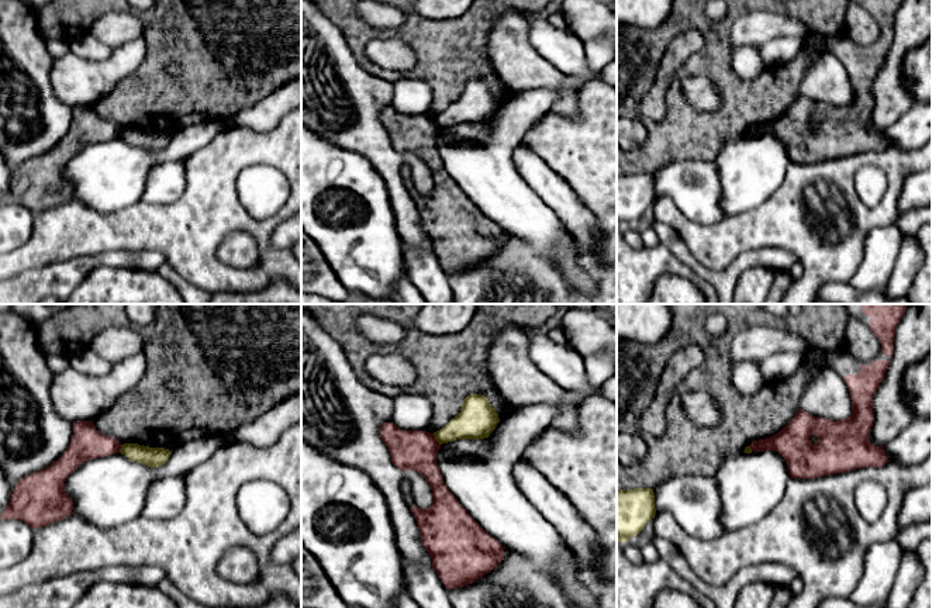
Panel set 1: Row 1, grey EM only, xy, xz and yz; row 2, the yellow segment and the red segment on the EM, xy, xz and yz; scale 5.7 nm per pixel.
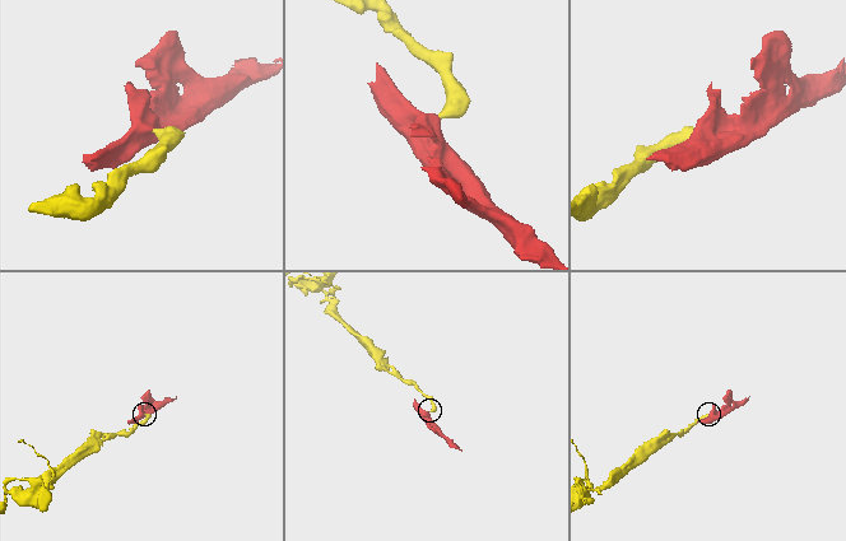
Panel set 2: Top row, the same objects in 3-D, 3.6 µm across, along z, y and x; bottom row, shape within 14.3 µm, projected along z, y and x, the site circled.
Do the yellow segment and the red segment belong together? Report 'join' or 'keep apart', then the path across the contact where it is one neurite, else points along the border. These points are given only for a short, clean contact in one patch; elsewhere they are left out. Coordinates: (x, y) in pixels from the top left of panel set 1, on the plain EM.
keep apart | along xz (432, 118), (439, 130)

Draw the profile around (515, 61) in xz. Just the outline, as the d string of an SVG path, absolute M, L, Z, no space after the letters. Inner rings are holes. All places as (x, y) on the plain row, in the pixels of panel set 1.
M512 10L494 21L487 52L497 75L511 91L559 90L565 84L566 75L536 52L529 42L527 18Z

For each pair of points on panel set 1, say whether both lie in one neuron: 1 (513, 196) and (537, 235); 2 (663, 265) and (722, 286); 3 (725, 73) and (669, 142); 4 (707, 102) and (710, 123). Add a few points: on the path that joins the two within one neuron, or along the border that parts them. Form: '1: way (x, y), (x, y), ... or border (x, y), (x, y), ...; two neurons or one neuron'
1: way (515, 206), (535, 225); one neuron
2: border (679, 261), (691, 268), (715, 289); two neurons
3: way (727, 96), (727, 107), (698, 135), (691, 135); one neuron
4: border (708, 79), (720, 93), (720, 104), (703, 113); two neurons

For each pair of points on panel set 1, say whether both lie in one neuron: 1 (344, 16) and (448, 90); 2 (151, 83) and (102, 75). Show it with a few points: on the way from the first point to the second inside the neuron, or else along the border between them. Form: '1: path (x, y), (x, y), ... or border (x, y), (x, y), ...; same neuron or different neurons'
1: path (375, 33), (408, 33), (435, 59); same neuron
2: border (145, 54), (141, 64), (99, 100); different neurons

